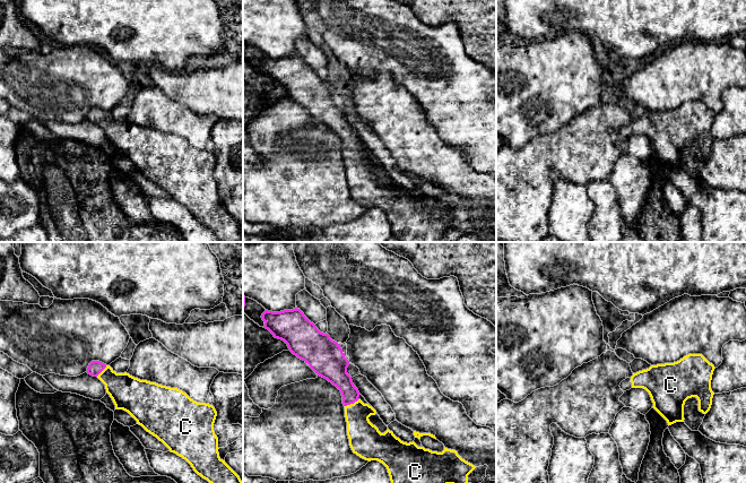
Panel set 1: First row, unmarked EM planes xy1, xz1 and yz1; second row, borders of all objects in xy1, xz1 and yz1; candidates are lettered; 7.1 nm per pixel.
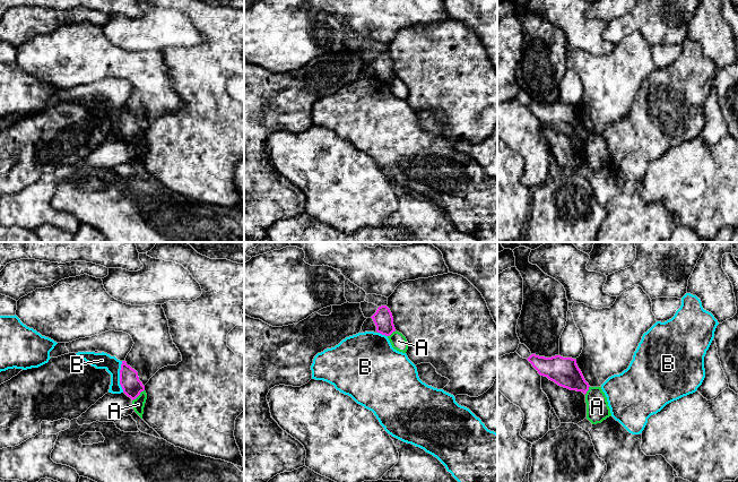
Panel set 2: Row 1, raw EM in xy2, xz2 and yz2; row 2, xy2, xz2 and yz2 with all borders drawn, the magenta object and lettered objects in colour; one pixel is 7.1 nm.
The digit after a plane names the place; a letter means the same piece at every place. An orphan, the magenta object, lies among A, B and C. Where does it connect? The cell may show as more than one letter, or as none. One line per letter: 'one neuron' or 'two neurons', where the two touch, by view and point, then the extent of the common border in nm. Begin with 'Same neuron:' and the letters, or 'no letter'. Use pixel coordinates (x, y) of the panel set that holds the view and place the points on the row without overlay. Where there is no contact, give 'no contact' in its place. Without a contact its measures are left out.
Same neuron: C
A: two neurons | xy2 (138, 141) | 120 nm
B: two neurons | xy2 (120, 123) | 220 nm
C: one neuron | xz1 (352, 149) | 120 nm

